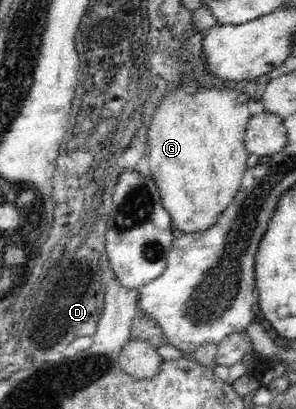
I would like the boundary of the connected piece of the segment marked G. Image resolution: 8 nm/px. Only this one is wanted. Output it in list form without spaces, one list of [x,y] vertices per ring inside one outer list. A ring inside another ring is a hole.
[[[180,85],[172,95],[168,95],[169,91],[170,89],[167,89],[163,101],[159,103],[150,121],[149,165],[152,165],[151,173],[157,182],[161,202],[173,218],[172,226],[180,234],[194,233],[196,230],[204,230],[214,225],[218,221],[218,215],[230,205],[238,193],[244,172],[247,170],[245,161],[248,152],[245,150],[243,139],[248,119],[252,115],[246,109],[248,97],[238,91],[214,87],[206,89],[198,85]]]

